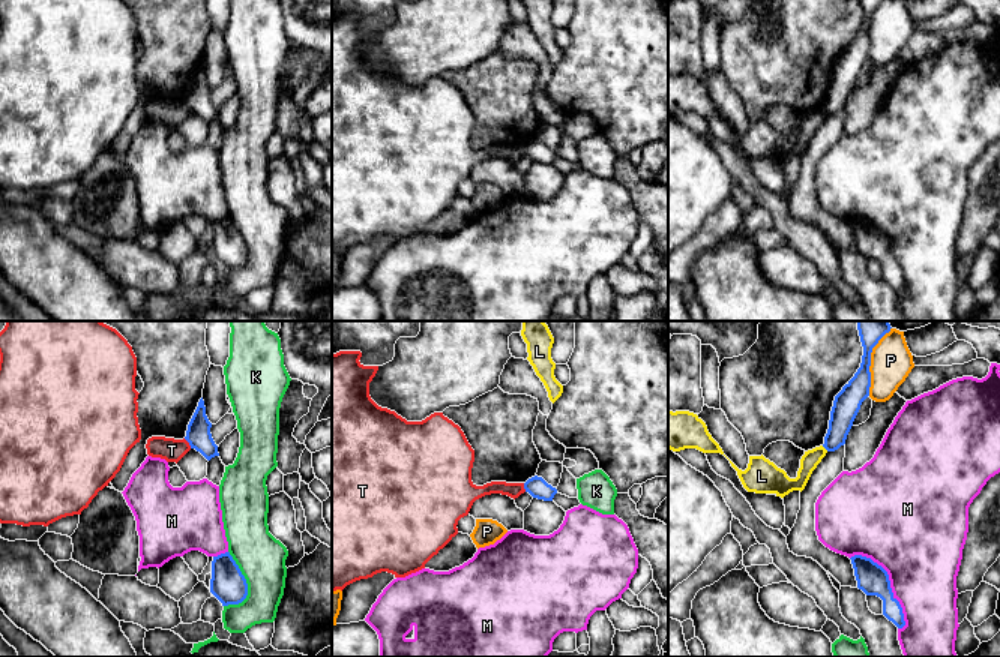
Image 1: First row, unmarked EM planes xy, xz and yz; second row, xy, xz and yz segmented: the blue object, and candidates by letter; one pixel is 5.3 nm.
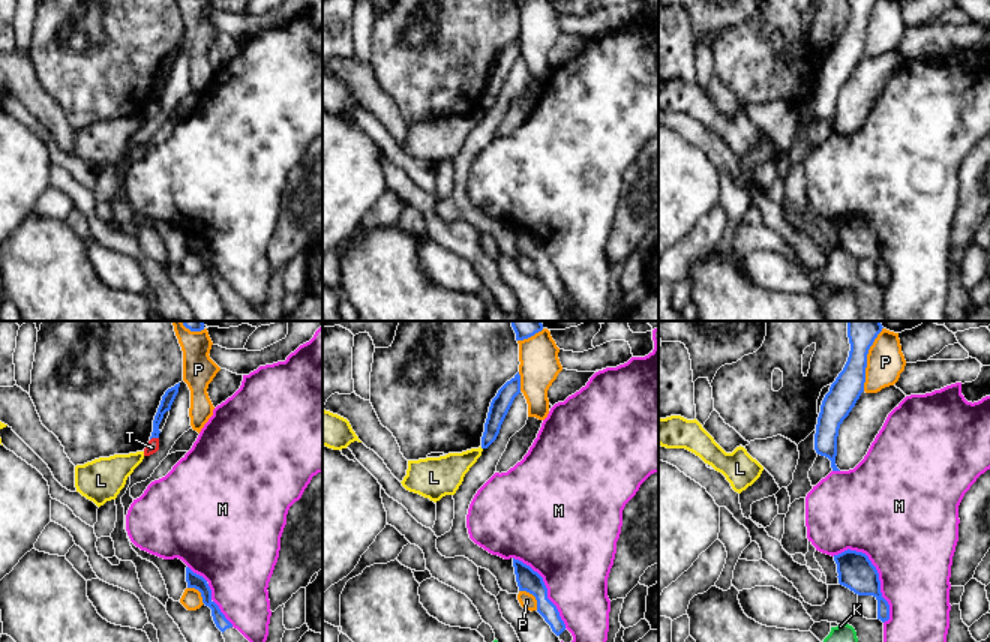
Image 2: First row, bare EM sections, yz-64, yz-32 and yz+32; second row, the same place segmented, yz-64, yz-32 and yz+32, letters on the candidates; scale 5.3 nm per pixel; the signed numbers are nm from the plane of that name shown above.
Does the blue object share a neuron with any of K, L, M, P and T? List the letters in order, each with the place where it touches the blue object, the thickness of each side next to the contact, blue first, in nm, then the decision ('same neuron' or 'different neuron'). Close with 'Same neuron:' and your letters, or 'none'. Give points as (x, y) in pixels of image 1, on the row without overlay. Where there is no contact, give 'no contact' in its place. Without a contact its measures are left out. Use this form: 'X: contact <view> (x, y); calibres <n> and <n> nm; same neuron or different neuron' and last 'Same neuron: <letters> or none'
K: contact xy (246, 249); calibres 190 and 260 nm; different neuron
L: contact yz (825, 111); calibres 140 and 90 nm; different neuron
M: contact yz (889, 246); calibres 170 and 440 nm; different neuron
P: contact yz (870, 29); calibres 150 and 220 nm; different neuron
T: contact xy (188, 105); calibres 130 and 120 nm; different neuron
Same neuron: none

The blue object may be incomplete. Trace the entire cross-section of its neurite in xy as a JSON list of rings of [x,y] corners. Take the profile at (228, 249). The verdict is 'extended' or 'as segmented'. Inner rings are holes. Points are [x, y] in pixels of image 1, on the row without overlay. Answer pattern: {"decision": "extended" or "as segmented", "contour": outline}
{"decision": "as segmented", "contour": [[[230,216],[213,220],[210,256],[222,270],[239,268],[248,260],[248,248]]]}

